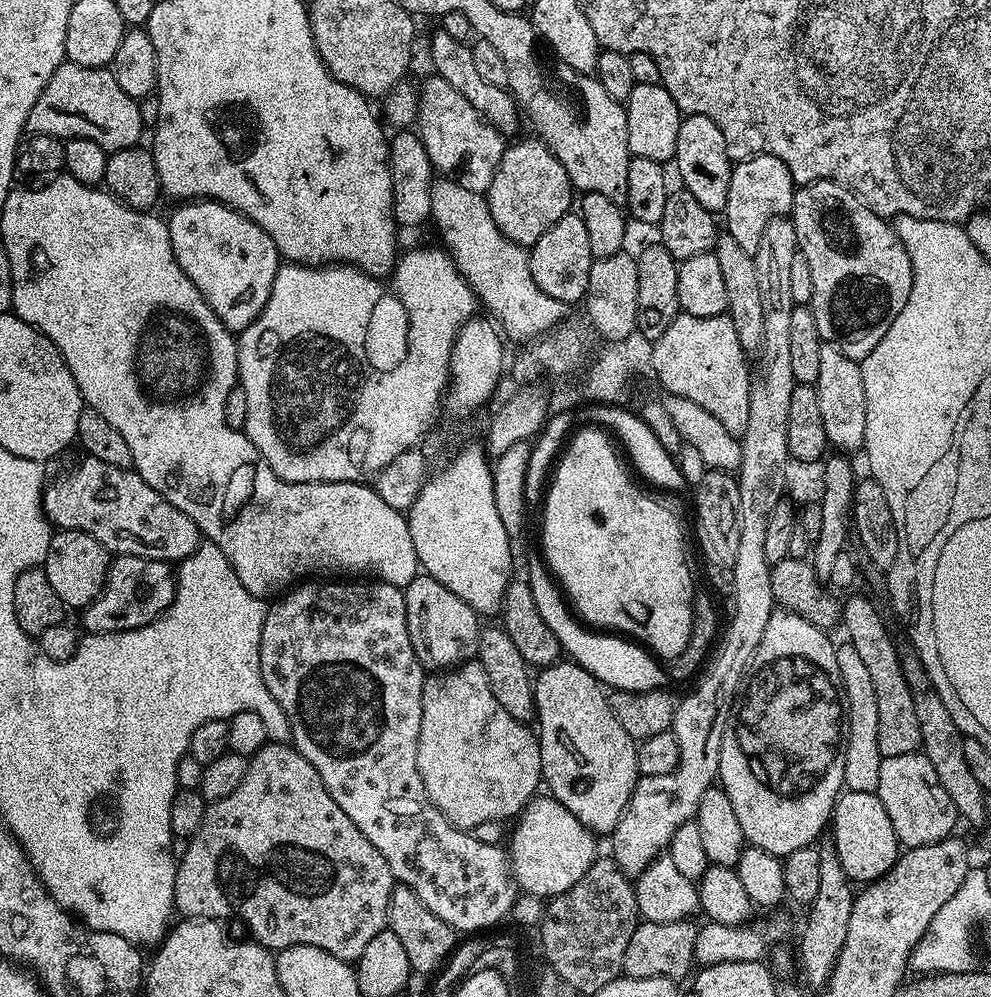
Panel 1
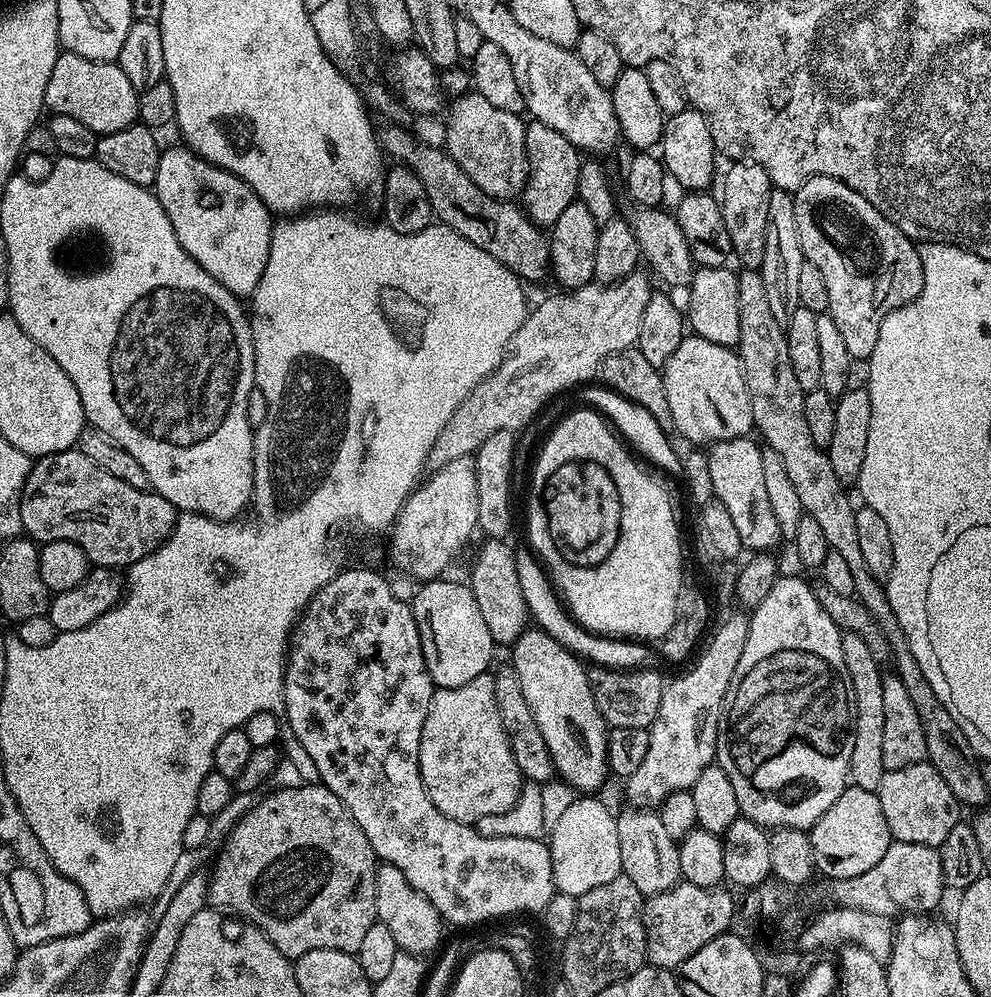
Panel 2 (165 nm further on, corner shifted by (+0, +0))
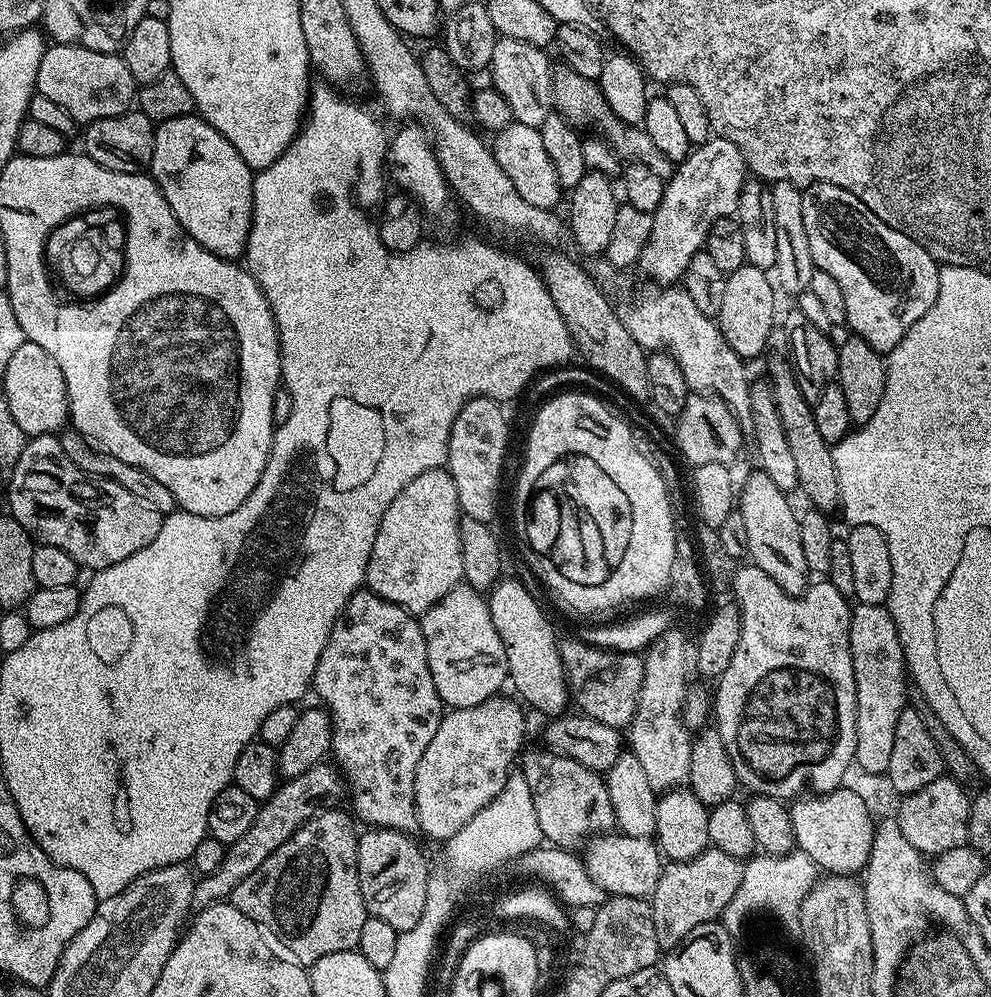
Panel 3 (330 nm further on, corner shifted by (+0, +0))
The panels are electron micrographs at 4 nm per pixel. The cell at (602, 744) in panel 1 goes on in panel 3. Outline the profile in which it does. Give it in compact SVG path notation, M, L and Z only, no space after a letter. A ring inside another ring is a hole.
M501 578L487 593L486 599L490 618L494 618L494 630L498 630L498 638L502 638L506 650L508 680L516 687L515 695L529 709L537 708L545 712L545 717L555 718L567 709L564 707L569 707L568 679L562 666L558 635L534 597L534 592L519 578Z

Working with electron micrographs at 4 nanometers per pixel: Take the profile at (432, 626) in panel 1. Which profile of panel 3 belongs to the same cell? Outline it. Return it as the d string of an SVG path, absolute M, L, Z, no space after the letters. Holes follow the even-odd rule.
M467 582L450 590L419 617L422 638L426 638L426 658L441 700L449 709L469 708L497 695L508 680L508 663L502 638L494 630L488 601Z

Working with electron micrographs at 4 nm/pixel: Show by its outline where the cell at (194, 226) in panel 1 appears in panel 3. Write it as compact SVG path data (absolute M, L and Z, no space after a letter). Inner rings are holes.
M199 115L162 120L155 125L155 129L150 175L166 198L170 210L174 210L174 218L178 218L182 230L186 230L186 234L190 234L190 238L194 238L203 248L210 250L210 254L218 254L223 260L243 257L252 225L254 170L244 161L242 154L226 142L226 138L222 138L222 134L218 134L218 130L200 119Z

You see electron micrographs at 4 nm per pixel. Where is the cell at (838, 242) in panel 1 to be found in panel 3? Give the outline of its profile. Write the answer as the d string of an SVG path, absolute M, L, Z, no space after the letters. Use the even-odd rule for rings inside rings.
M809 184L802 191L802 222L806 226L806 238L810 242L813 265L819 271L831 274L846 298L846 324L855 335L861 336L874 350L887 354L906 338L910 326L934 306L938 298L938 274L941 265L918 242L906 238L898 230L886 226L878 214L874 214L854 198L842 186L833 184Z

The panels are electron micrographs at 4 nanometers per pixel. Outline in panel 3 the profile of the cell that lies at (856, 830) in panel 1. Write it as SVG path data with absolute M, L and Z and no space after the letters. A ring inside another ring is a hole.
M841 786L832 792L823 794L805 795L803 798L797 799L790 808L796 848L810 854L810 858L814 858L817 869L833 876L856 876L863 873L864 869L868 867L870 850L874 846L877 821L872 820L872 812L868 809L867 802L854 789L848 787Z

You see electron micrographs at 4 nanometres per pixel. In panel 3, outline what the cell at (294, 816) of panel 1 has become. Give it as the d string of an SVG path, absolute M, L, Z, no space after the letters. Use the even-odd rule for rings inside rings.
M321 810L307 820L246 882L234 889L230 902L246 918L254 918L278 941L279 947L291 959L305 966L326 958L326 954L338 954L358 949L358 938L362 935L362 922L366 922L368 911L362 898L358 882L358 828L353 817L344 810Z

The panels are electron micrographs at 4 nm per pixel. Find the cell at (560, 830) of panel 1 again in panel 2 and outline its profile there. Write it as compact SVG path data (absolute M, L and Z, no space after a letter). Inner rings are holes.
M576 798L572 808L556 820L556 833L550 839L552 865L557 893L579 898L588 888L602 886L604 880L613 880L621 875L618 826L614 823L614 812L604 808L596 798Z

